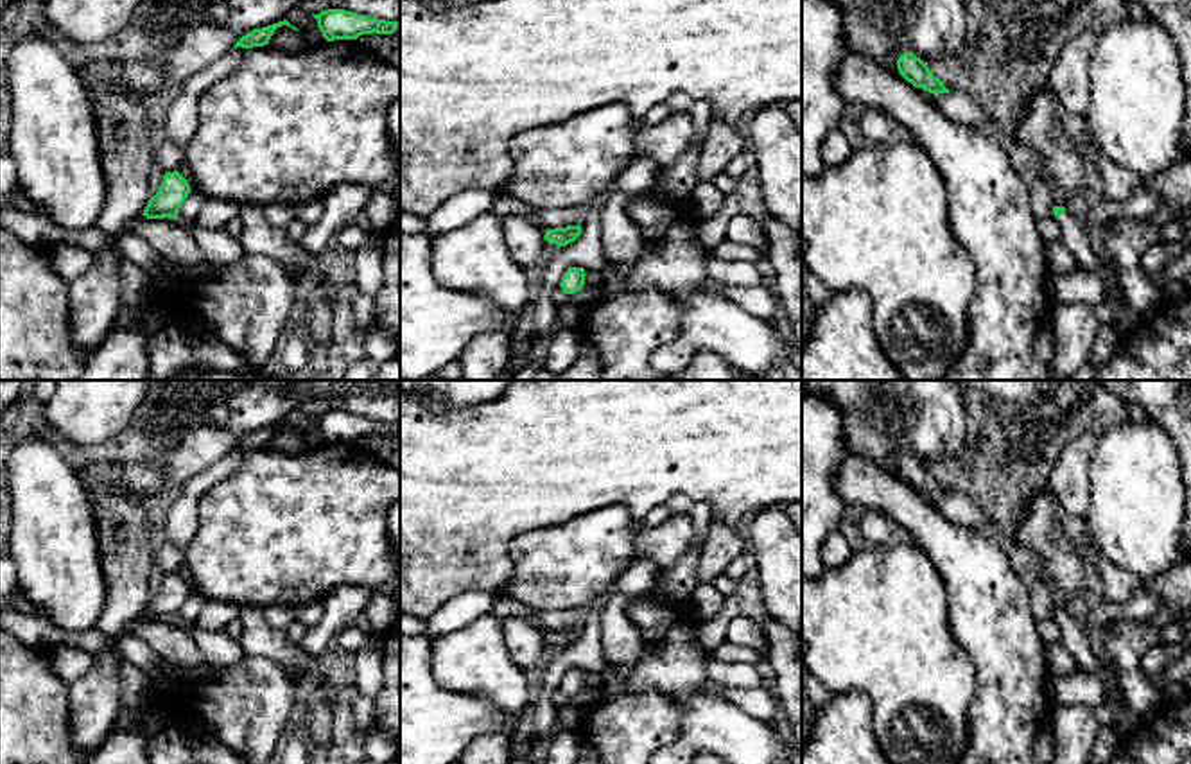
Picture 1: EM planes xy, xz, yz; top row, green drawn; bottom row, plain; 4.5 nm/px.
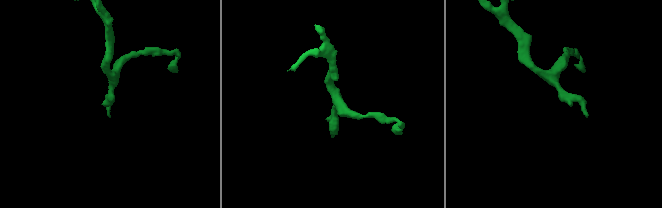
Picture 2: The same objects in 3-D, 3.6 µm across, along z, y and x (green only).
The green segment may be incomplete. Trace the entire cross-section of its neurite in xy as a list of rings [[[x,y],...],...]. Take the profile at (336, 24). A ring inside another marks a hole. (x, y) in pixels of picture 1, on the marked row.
[[[326,9],[314,14],[317,27],[326,41],[357,39],[362,34],[393,34],[400,27],[398,22],[369,18],[344,9]]]

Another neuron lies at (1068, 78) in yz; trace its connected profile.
[[[1083,30],[1071,38],[1053,63],[1046,82],[1055,99],[1074,117],[1085,118],[1091,108],[1089,63],[1096,45],[1096,34]]]

